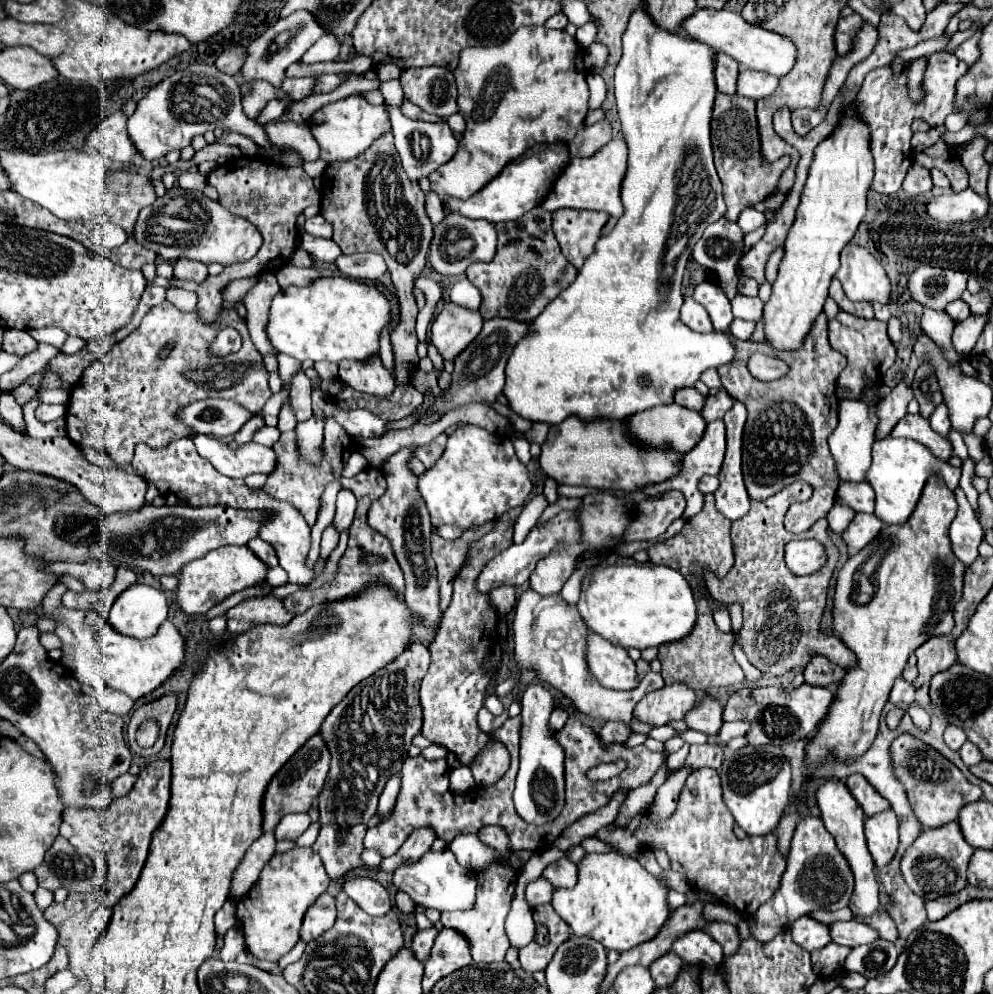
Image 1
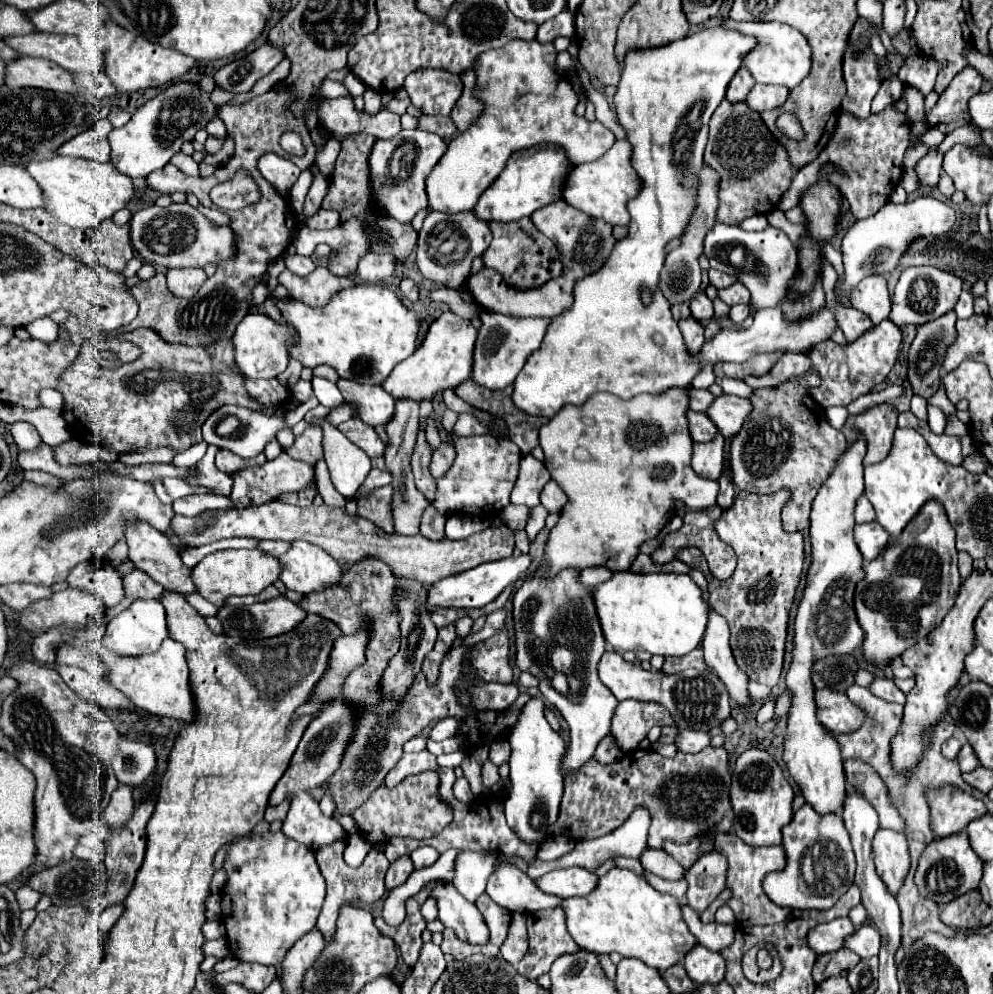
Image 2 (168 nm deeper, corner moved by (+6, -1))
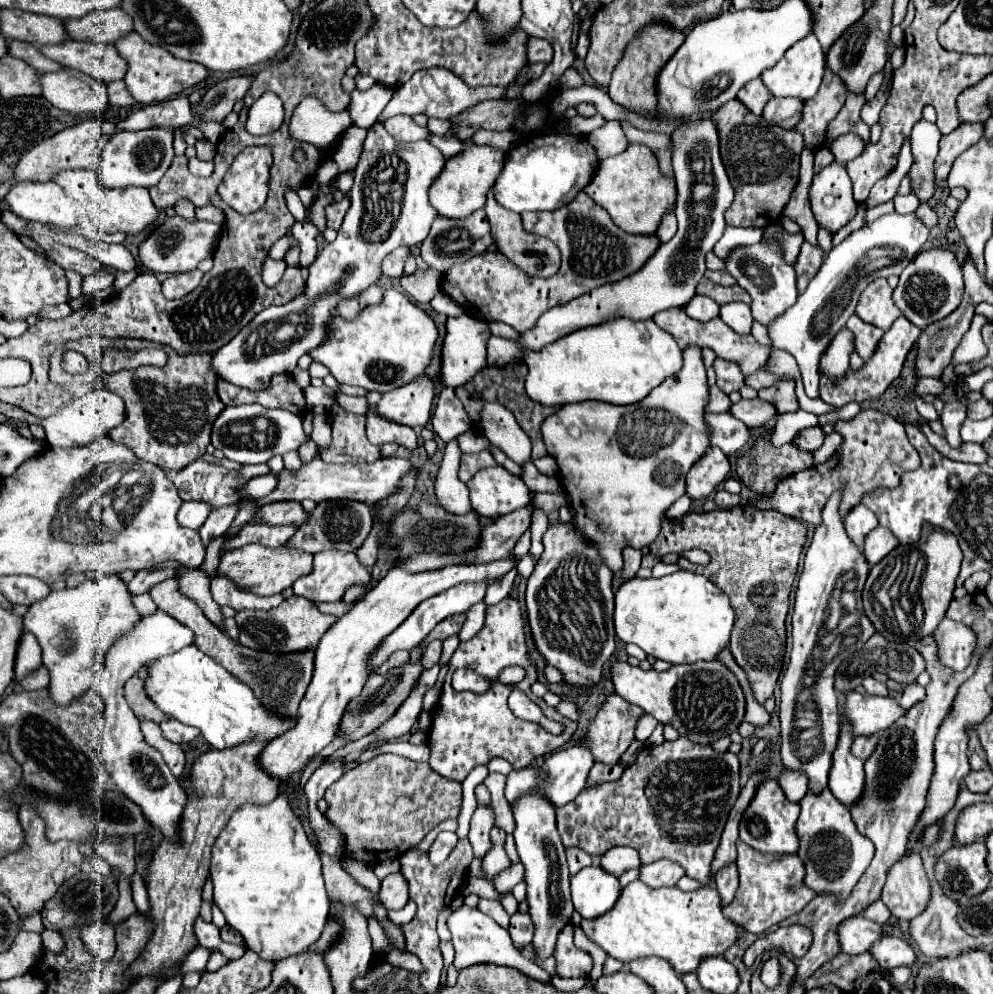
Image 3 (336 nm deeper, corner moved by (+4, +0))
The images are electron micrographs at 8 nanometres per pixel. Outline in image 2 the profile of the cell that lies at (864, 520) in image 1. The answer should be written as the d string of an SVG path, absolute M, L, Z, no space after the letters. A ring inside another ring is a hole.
M877 521L861 523L861 525L855 525L855 543L863 553L865 561L871 561L889 543L889 533Z

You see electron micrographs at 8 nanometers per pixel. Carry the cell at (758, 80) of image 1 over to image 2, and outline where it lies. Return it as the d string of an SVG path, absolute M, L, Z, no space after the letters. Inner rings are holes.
M755 83L753 89L749 91L747 95L747 105L761 113L761 111L767 111L767 109L773 109L773 107L779 107L785 103L789 95L789 89L781 87L781 85L765 85L765 83Z

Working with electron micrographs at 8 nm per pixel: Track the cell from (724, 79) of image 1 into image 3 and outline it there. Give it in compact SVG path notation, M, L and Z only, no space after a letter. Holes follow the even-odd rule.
M751 80L751 84L743 86L737 94L737 98L755 114L761 116L765 104L771 100L771 92L767 90L767 86L761 80Z

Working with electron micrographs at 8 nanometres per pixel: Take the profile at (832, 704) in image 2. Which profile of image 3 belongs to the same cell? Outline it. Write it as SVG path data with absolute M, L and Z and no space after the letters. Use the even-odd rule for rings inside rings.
M857 692L847 694L843 712L847 712L847 716L851 716L851 724L855 724L855 736L877 734L905 716L905 710L897 704L895 698Z

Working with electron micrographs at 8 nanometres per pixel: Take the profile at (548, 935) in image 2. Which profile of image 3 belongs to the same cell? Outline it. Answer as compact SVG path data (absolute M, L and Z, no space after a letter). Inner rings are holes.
M571 924L559 934L555 960L557 960L557 974L565 976L565 978L577 978L577 976L587 978L593 968L593 958L585 950L579 950L573 944L573 926Z

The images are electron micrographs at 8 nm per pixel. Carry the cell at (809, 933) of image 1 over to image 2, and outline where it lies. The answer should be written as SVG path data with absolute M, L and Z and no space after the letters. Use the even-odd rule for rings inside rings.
M839 917L829 923L821 923L807 933L807 943L815 953L833 953L843 947L843 939L853 933L853 925L847 917Z

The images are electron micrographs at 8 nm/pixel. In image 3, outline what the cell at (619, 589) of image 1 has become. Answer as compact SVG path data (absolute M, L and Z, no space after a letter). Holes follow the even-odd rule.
M673 572L661 578L631 578L619 586L615 594L615 630L617 638L625 644L637 644L649 656L671 664L693 664L699 660L717 660L729 646L731 630L735 624L735 612L727 594L717 588L707 576L693 572Z

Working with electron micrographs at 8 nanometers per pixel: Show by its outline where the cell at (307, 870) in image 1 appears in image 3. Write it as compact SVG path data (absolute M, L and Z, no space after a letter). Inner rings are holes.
M281 796L271 804L243 804L219 834L211 858L211 880L215 890L215 904L223 912L229 926L233 926L247 942L247 948L263 956L263 960L283 960L305 952L319 940L327 922L329 898L323 886L321 860L311 846L299 818L293 814L287 800Z

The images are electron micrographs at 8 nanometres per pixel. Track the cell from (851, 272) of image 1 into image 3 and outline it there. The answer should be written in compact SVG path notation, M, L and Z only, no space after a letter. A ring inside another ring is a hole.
M885 278L871 282L863 290L863 294L857 302L855 314L867 324L873 324L881 330L889 330L891 324L901 316L899 308L895 308L895 304L891 300L891 292L893 290Z

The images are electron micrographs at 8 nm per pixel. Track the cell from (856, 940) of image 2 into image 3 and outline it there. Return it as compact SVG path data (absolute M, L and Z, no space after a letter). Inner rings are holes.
M887 934L875 948L871 948L871 954L879 960L879 964L885 970L893 970L899 966L913 966L917 960L915 950L901 938Z

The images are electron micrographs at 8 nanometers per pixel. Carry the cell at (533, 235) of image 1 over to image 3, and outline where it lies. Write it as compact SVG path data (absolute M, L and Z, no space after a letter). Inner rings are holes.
M491 190L487 194L487 204L485 204L485 212L487 212L487 218L491 222L491 234L493 234L493 240L497 244L497 250L503 252L513 264L517 264L517 268L521 268L523 272L527 272L529 276L553 276L557 270L559 270L559 264L561 264L561 256L559 256L559 250L555 248L555 244L547 238L541 238L541 236L531 236L527 232L523 232L523 224L521 224L521 216L517 216L517 212L511 212L507 208L503 208L493 196L491 196Z

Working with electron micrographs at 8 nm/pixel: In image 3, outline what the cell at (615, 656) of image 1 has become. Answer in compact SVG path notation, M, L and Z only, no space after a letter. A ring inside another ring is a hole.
M627 662L613 664L615 692L625 700L637 704L661 724L671 724L679 736L697 744L713 744L715 740L733 734L745 716L745 696L735 674L715 662L695 662L685 666L671 666L667 672L641 670Z

